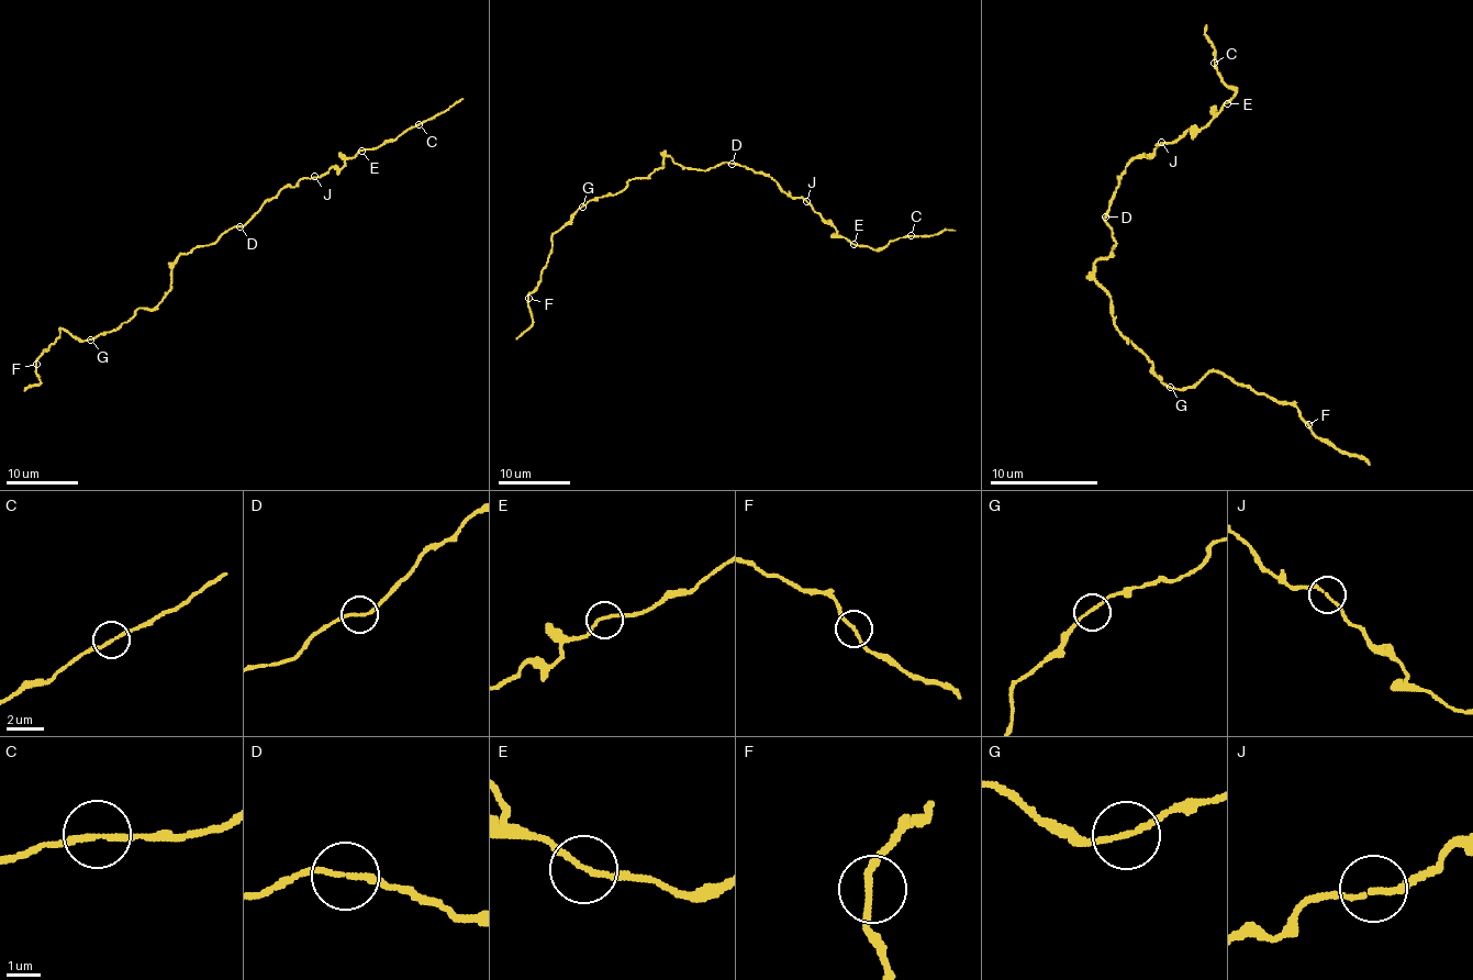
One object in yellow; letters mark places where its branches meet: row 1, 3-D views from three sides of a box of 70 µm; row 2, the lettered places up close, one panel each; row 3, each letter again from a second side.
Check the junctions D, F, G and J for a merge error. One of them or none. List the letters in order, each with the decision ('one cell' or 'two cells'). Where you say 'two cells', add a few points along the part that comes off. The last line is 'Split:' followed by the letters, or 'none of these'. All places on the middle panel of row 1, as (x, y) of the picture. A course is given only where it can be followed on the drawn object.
D: one cell
F: one cell
G: one cell
J: one cell
Split: none of these

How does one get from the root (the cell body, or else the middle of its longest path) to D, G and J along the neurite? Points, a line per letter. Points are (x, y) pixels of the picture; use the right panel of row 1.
D: (1111, 252), (1116, 241), (1103, 220), (1105, 216)
G: (1111, 252), (1095, 263), (1095, 281), (1111, 300), (1114, 325), (1127, 341), (1146, 355), (1155, 374), (1170, 387)
J: (1111, 252), (1116, 241), (1103, 220), (1108, 201), (1119, 185), (1119, 177), (1135, 157), (1149, 157), (1162, 142)

